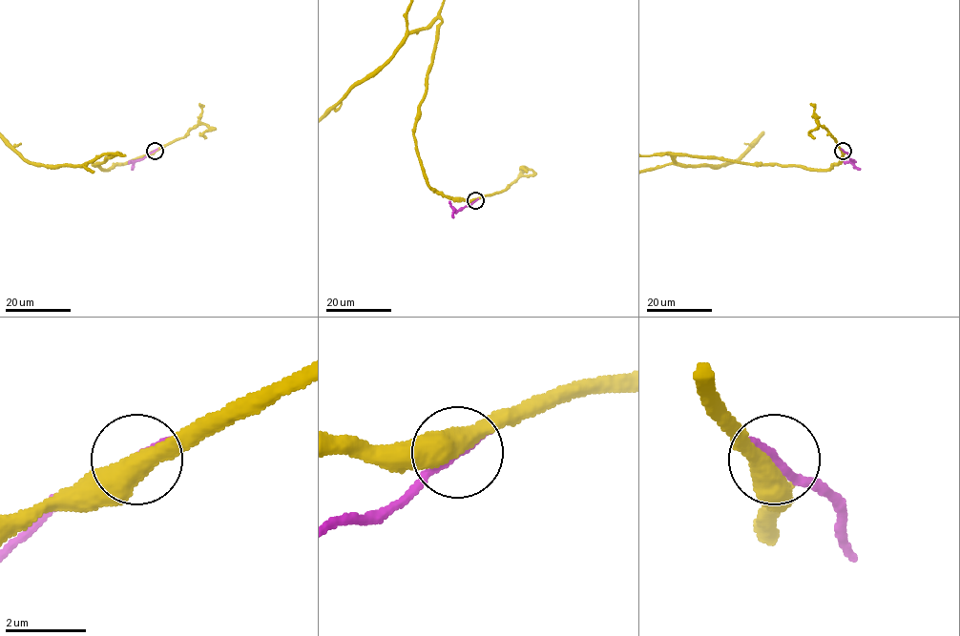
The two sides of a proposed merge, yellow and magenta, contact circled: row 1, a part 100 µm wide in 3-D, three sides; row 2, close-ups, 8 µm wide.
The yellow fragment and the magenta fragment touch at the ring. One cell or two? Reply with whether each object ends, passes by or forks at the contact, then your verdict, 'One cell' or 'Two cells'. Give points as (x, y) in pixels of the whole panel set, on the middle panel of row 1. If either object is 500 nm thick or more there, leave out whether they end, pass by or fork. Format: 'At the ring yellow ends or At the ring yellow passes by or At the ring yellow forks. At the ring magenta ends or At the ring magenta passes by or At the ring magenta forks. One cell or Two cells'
At the ring yellow passes by. At the ring magenta ends. Two cells

